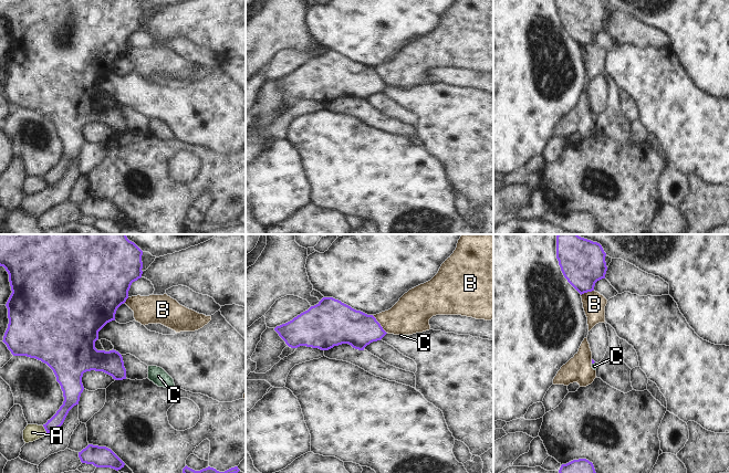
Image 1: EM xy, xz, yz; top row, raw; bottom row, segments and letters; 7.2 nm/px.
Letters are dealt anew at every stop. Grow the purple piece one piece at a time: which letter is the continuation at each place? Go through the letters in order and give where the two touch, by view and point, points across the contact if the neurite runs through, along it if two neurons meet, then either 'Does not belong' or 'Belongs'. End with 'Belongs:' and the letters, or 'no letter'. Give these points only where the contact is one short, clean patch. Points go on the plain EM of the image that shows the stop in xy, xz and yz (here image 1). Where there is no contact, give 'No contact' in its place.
A: Touches purple at xy (45, 182). Does not belong
B: Touches purple at xz (379, 76). Does not belong
C: Touches purple at yz (593, 115). Path across: yz (593, 114), (593, 115), (594, 118). Belongs
Belongs: C

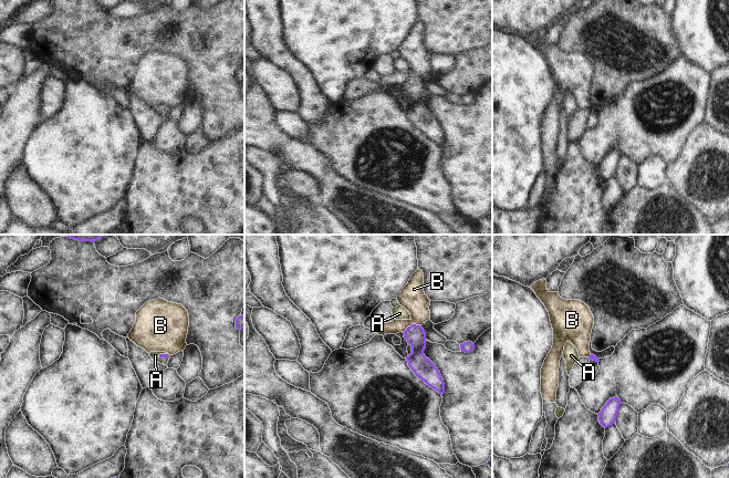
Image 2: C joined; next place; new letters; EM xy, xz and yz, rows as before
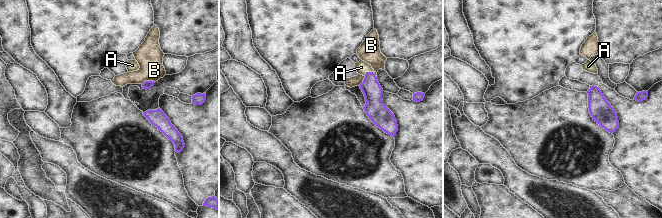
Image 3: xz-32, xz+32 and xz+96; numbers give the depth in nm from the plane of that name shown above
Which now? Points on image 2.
A: Touches purple at xy (164, 106). Path across: xy (160, 107), (164, 106), (155, 107). Belongs
B: Touches purple at xz (412, 76). Does not belong
Belongs: A

